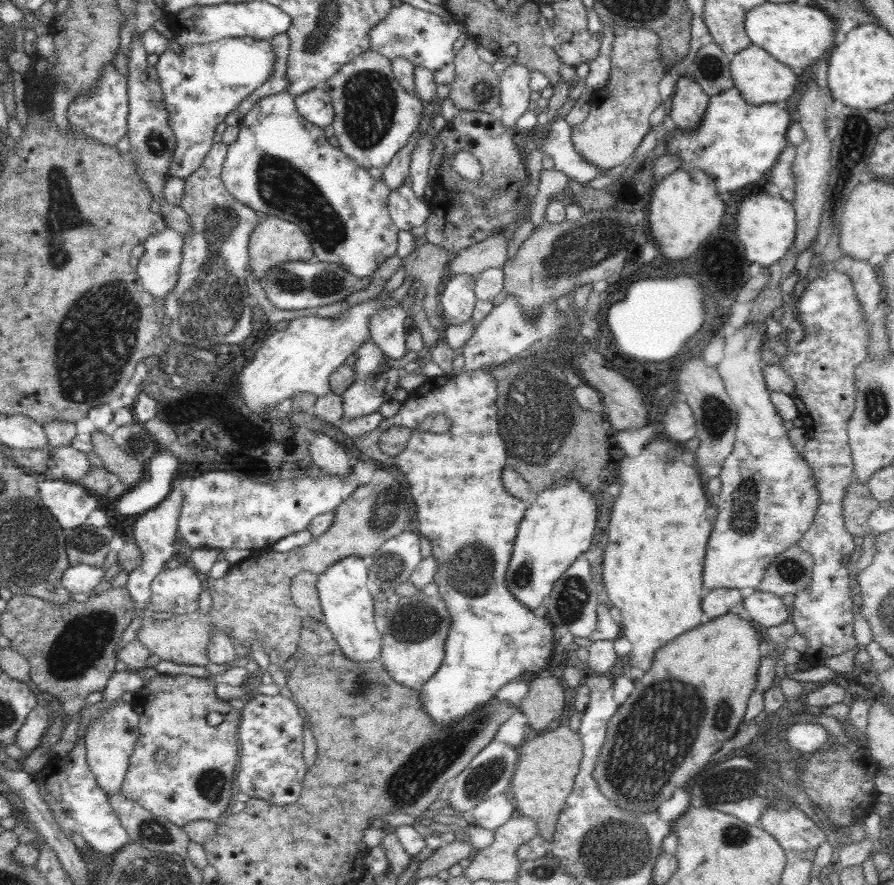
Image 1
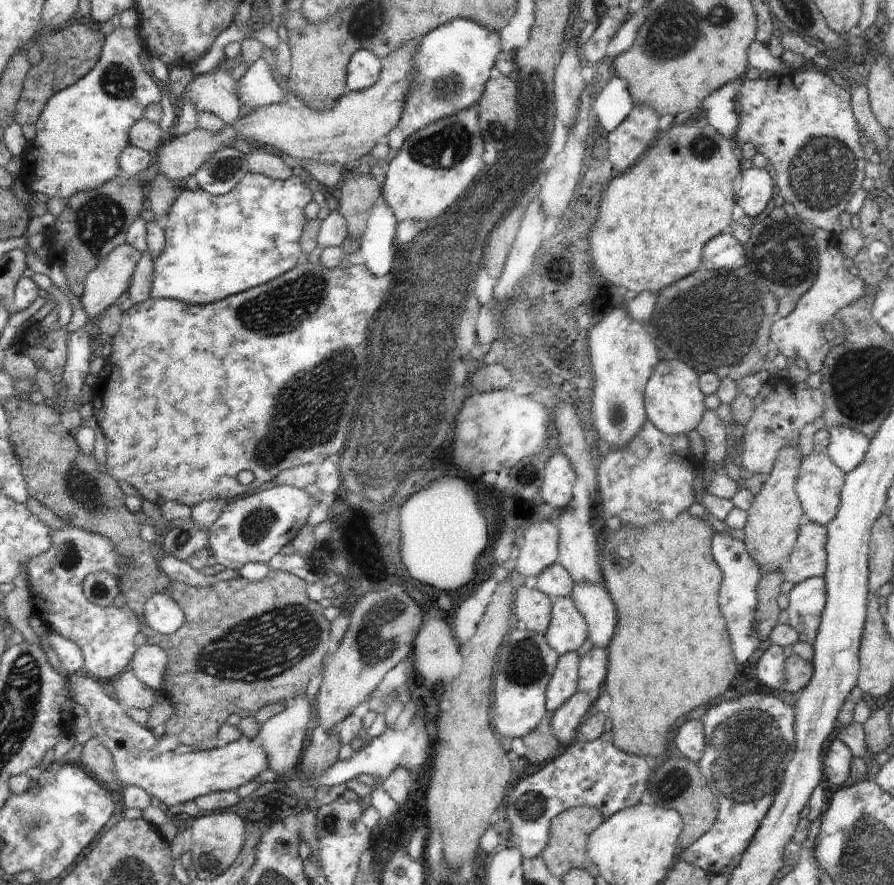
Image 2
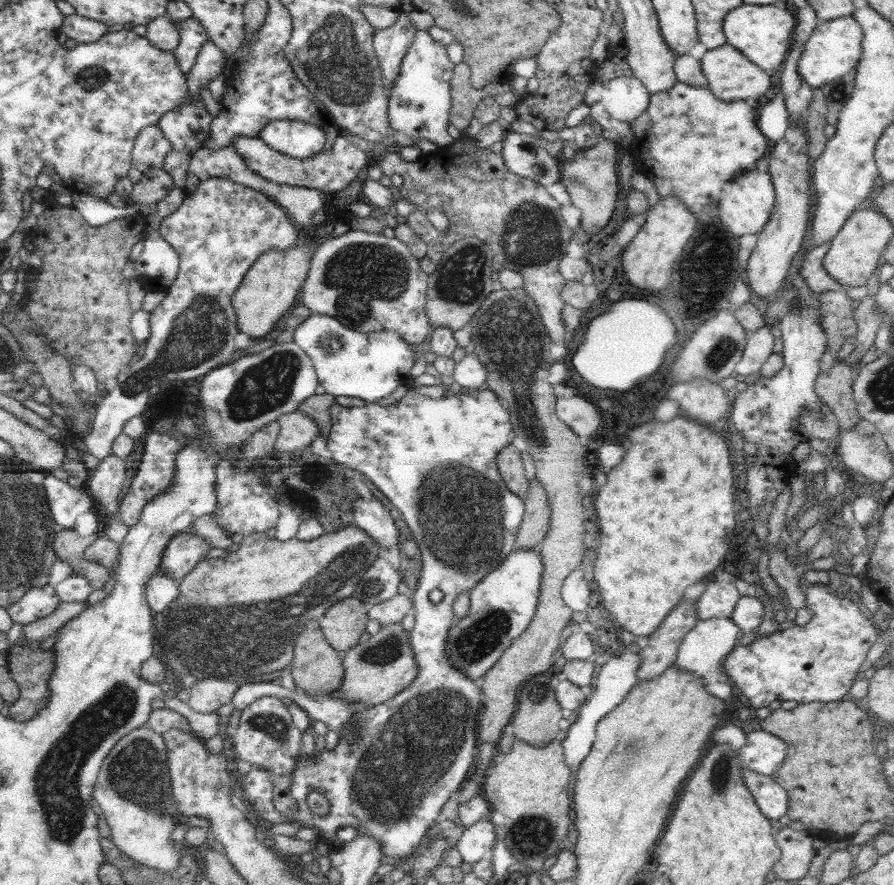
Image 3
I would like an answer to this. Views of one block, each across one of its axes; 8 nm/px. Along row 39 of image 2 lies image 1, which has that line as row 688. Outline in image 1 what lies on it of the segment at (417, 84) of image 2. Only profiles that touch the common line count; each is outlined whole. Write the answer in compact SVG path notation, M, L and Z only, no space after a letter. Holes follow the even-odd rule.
M478 369L474 372L461 370L457 372L456 376L445 375L440 378L429 378L426 384L409 393L407 400L401 404L400 411L395 416L385 418L380 424L380 427L376 428L376 431L366 434L366 436L357 439L357 442L354 443L357 449L362 452L362 456L365 459L376 462L383 467L392 467L393 469L399 468L401 472L404 473L406 477L402 475L402 480L409 486L408 492L412 494L414 504L416 505L420 534L431 541L432 556L436 558L438 564L433 582L438 586L438 596L440 596L444 603L446 603L446 607L448 607L448 613L450 613L450 617L452 617L452 624L450 624L450 630L448 630L448 636L445 640L444 660L442 661L442 664L440 664L440 668L438 668L436 674L422 685L420 697L424 711L426 711L436 723L442 723L444 725L450 725L452 721L462 719L464 715L472 713L474 709L483 708L486 704L489 704L492 701L492 698L496 698L498 689L514 680L517 676L526 672L543 672L546 674L546 669L549 668L553 653L555 652L554 640L557 635L557 628L549 621L549 617L544 616L540 618L536 616L530 607L516 600L516 597L510 593L508 585L506 585L506 572L512 557L518 525L527 508L525 501L516 498L516 496L512 496L512 494L506 492L506 490L502 490L502 480L500 480L500 478L502 478L502 466L506 464L506 458L508 458L508 456L506 456L505 443L501 440L498 431L496 407L498 386L499 385L496 384L495 376L491 376L490 370L486 369ZM437 414L442 414L442 416L445 416L452 422L452 424L450 424L450 430L448 430L447 433L431 434L419 429L419 424L426 416ZM392 426L410 428L412 429L413 434L405 450L400 450L399 454L390 456L390 454L385 454L380 450L379 440L382 433L388 431Z

